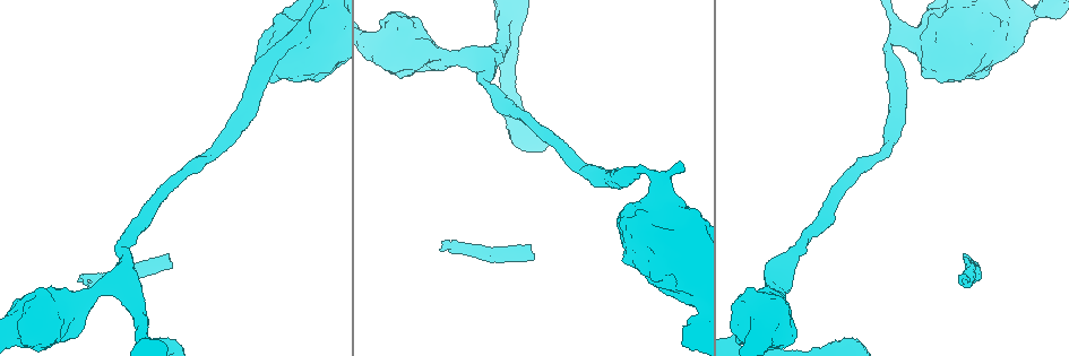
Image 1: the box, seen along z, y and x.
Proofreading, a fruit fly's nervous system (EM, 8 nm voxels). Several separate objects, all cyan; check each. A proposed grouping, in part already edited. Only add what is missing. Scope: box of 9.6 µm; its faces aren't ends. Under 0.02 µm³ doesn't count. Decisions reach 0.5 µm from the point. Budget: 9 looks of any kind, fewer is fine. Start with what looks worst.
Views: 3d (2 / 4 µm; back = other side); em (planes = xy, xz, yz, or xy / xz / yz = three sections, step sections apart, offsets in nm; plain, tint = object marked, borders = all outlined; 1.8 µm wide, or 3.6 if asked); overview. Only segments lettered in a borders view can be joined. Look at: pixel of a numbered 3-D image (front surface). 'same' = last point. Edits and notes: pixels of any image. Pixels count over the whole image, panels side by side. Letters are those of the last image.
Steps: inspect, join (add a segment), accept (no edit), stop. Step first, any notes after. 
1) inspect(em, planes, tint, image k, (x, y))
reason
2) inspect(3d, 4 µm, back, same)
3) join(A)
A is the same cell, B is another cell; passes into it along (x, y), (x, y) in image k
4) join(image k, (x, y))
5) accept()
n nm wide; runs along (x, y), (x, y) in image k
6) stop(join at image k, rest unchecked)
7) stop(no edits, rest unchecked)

inspect(em, xy, step 16, borders, image 1, (440, 251))
branch stops here

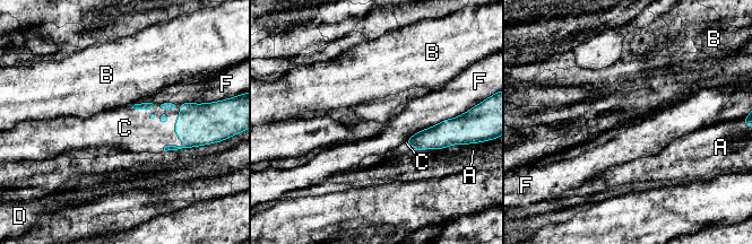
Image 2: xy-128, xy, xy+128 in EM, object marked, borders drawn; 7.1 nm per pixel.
join(C)
C is the same cell, A, B, D and F are other cells; passes into it along (206, 123), (178, 119), (147, 134) in image 2; the neuron continues

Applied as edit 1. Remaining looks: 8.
inspect(3d, 2 µm, image 1, (963, 256))
free end

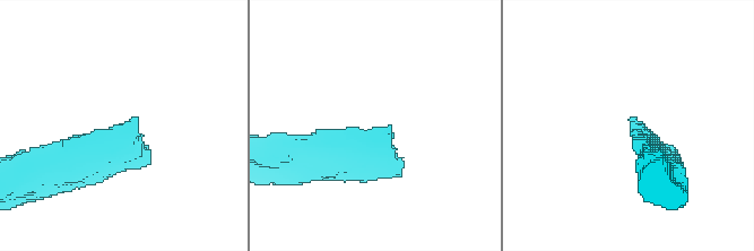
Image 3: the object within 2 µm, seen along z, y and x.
inspect(em, planes, tint, image 3, (630, 119))
now the EM

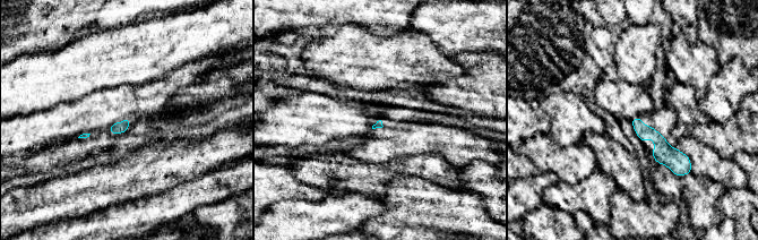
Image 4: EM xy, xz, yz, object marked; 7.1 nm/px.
inspect(em, planes, borders, same)
what lies round it

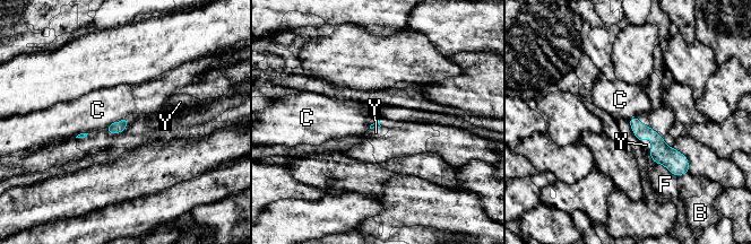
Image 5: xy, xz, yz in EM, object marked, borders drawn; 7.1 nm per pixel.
join(Y)
Y is the same cell, B, C and F are other cells; passes into it along (676, 163), (652, 146), (646, 145) in image 5; it goes on there

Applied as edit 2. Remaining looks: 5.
inspect(overview)
redraw

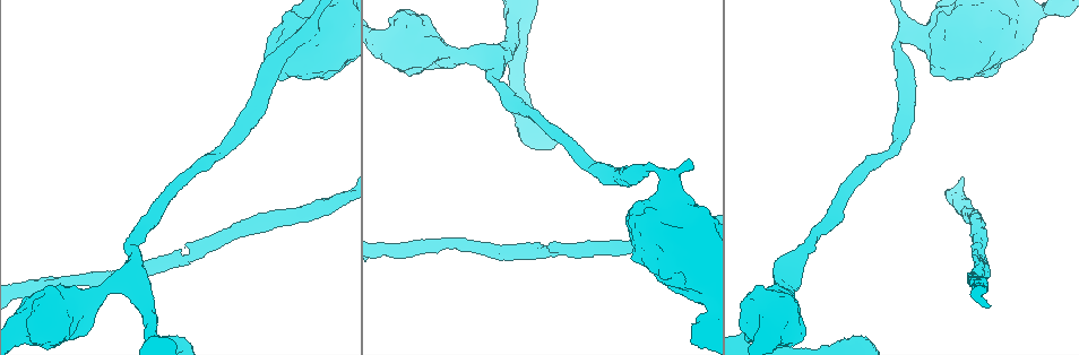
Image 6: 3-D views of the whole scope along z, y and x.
inspect(3d, 4 µm, image 6, (812, 233))
thin neck

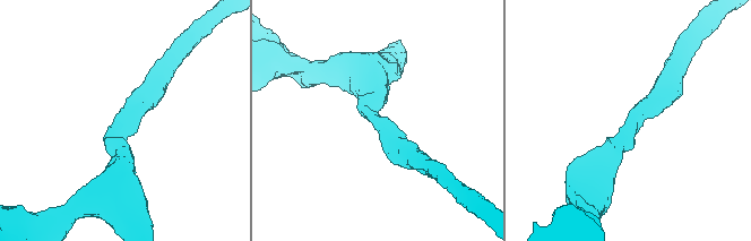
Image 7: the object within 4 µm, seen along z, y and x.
inspect(em, yz, step 16, borders, image 7, (122, 120))
arms of 340, 380 nm

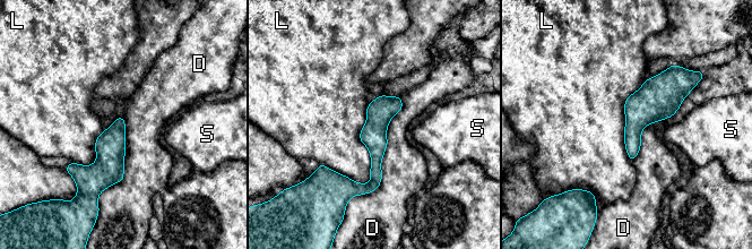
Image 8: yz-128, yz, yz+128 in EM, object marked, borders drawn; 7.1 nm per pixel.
accept()
D, L and S are other cells; runs along (397, 100), (377, 121), (376, 179), (362, 191) in image 8; none of them fits

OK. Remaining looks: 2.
inspect(em, xy, step 4, tint, image 6, (291, 45))
a narrow waist

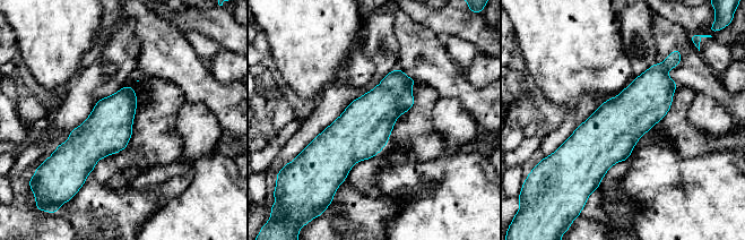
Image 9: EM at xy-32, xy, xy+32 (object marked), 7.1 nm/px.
inspect(em, planes, borders, same)
another direction

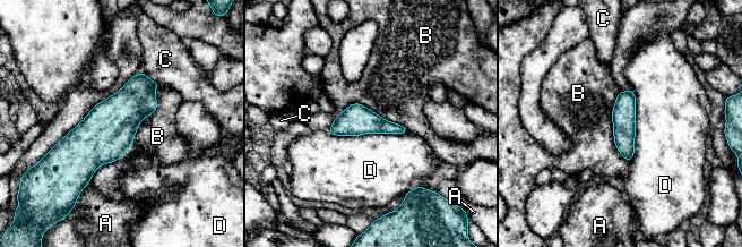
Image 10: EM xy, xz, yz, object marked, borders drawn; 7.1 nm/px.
accept()
A, B, C and D are other cells; none of them fits

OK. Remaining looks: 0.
stop(join at image 2, join at image 5, rest unchecked)

